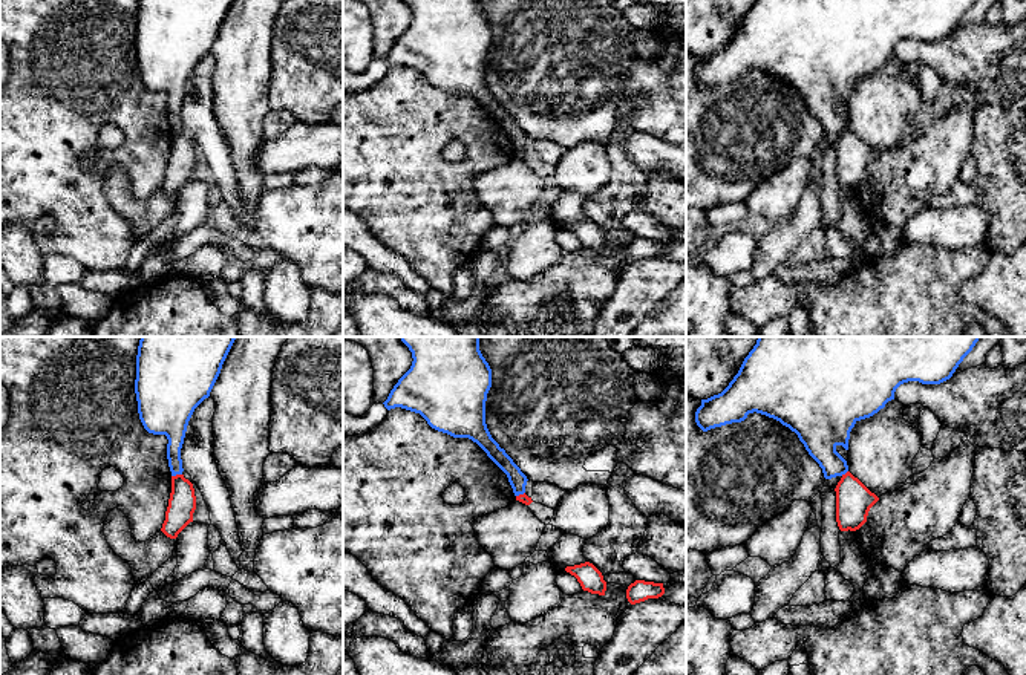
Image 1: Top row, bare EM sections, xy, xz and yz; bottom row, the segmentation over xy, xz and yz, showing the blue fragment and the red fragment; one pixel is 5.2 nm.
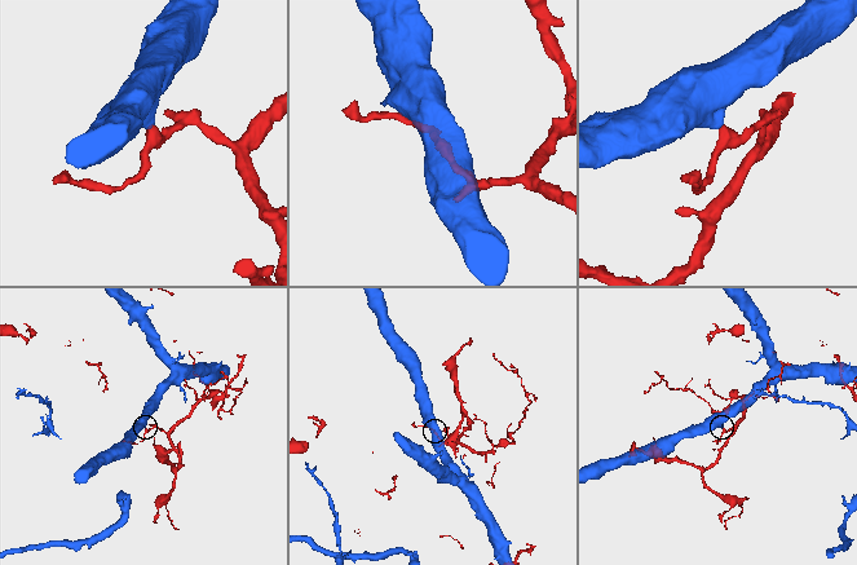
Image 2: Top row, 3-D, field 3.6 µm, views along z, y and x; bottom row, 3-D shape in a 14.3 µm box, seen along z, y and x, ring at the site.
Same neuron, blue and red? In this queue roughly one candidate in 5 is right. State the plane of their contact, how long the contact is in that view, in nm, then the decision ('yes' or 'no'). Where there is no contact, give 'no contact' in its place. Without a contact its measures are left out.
meets blue in xy; contact 60 nm long; no

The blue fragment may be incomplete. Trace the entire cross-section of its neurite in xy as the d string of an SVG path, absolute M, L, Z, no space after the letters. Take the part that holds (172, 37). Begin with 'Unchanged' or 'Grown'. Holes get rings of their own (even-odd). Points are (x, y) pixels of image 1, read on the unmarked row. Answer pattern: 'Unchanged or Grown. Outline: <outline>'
Unchanged. Outline: M139 0L135 51L144 86L165 92L172 133L182 132L181 106L194 66L210 54L233 0Z

